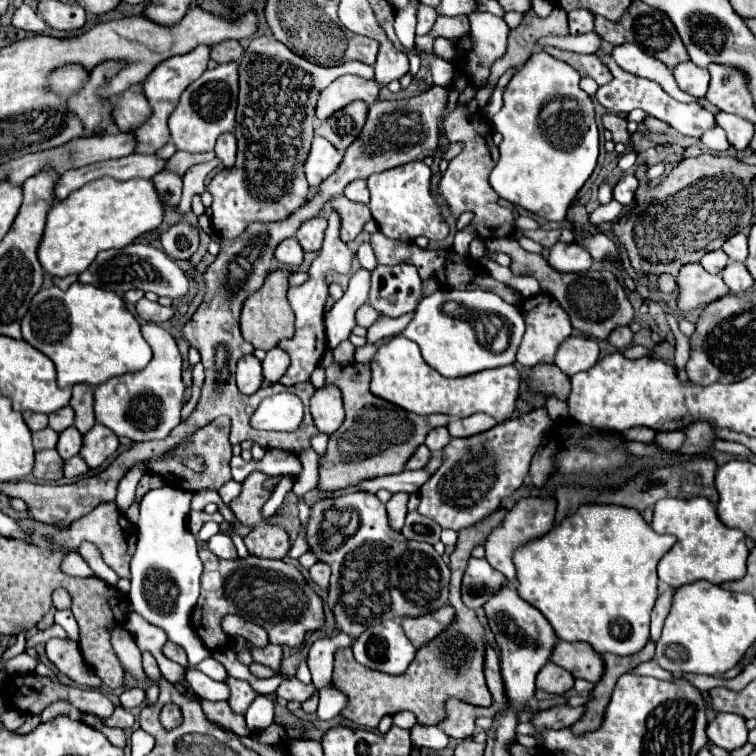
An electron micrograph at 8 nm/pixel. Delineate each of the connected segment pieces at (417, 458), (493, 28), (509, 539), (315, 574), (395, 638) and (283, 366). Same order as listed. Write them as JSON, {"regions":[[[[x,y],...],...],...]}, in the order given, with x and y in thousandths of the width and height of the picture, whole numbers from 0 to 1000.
{"regions":[[[[557,589],[557,591],[549,597],[549,602],[541,607],[538,620],[544,620],[544,623],[560,620],[560,618],[567,612],[567,607],[570,607],[570,597],[567,597],[562,589]]],[[[639,15],[620,17],[620,30],[628,52],[628,70],[615,75],[612,97],[620,104],[628,104],[631,115],[639,115],[647,102],[647,89],[668,70],[673,36],[663,22]]],[[[697,657],[697,660],[687,660],[679,673],[668,681],[665,692],[649,702],[649,708],[644,710],[642,718],[642,729],[644,729],[644,742],[649,745],[649,750],[655,750],[657,755],[663,755],[679,774],[681,774],[681,747],[679,747],[679,729],[687,721],[694,721],[702,713],[710,713],[716,708],[721,708],[724,702],[729,702],[731,692],[734,692],[734,671],[737,663],[731,657]]],[[[417,745],[417,747],[409,753],[409,758],[411,758],[414,769],[417,769],[422,776],[427,776],[427,779],[433,779],[433,776],[435,776],[438,750],[435,750],[433,745]]],[[[507,821],[485,829],[467,853],[467,866],[478,880],[515,893],[536,890],[549,864],[552,858],[522,821]]],[[[361,459],[358,464],[353,464],[353,472],[348,475],[348,499],[356,507],[366,507],[380,491],[380,485],[382,485],[382,470],[372,459]]]]}

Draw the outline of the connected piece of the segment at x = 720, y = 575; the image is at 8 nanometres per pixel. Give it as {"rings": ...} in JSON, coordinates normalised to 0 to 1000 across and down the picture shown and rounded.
{"rings":[[[933,657],[917,660],[874,660],[866,668],[866,681],[861,697],[869,705],[888,705],[896,710],[896,718],[885,731],[872,742],[872,766],[888,776],[903,776],[919,769],[938,769],[954,774],[959,769],[972,769],[985,761],[985,742],[991,726],[985,721],[985,705],[972,697],[959,697],[943,665]]]}

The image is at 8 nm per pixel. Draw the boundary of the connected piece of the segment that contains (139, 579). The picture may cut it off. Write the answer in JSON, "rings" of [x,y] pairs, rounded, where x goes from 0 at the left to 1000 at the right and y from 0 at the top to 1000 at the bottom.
{"rings":[[[218,642],[197,649],[185,664],[181,689],[181,729],[173,739],[173,782],[171,792],[197,824],[221,835],[224,845],[239,853],[250,866],[250,882],[279,866],[253,829],[253,808],[263,790],[263,763],[269,758],[266,739],[261,734],[258,708],[247,697],[255,652],[237,644]]]}

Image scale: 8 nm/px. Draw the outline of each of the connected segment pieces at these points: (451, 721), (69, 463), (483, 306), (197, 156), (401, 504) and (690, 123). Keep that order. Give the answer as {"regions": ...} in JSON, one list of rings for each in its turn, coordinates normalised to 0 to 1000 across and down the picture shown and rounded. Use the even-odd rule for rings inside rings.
{"regions":[[[[594,925],[591,927],[591,951],[581,959],[589,964],[589,970],[594,975],[602,978],[618,978],[626,975],[626,964],[628,964],[628,954],[631,948],[655,948],[657,940],[663,940],[663,935],[626,935],[618,930],[610,930],[604,925]]],[[[99,602],[99,604],[89,607],[83,620],[86,620],[86,631],[89,631],[89,634],[99,634],[99,631],[107,631],[107,628],[112,628],[112,626],[118,623],[115,612],[112,612],[112,610],[110,610],[104,602]]],[[[578,382],[575,388],[557,396],[544,427],[533,438],[533,443],[538,448],[544,448],[554,456],[562,480],[567,485],[573,485],[575,491],[581,491],[586,499],[615,499],[623,493],[634,493],[639,488],[655,488],[655,485],[681,480],[681,467],[687,462],[692,440],[694,440],[694,425],[692,425],[687,406],[668,401],[660,390],[655,390],[649,385],[639,385],[639,382],[628,382],[628,385]],[[591,409],[618,409],[623,417],[628,417],[628,414],[647,414],[647,419],[657,417],[660,419],[657,425],[663,425],[663,433],[665,433],[663,438],[671,438],[668,459],[663,459],[660,467],[649,464],[649,459],[647,462],[639,459],[631,451],[626,425],[610,422],[610,419],[594,414]]],[[[234,200],[224,216],[221,216],[221,226],[229,226],[234,231],[245,231],[245,226],[261,216],[269,216],[269,213],[279,213],[284,208],[282,200],[274,200],[274,202],[250,202],[250,200]]],[[[520,652],[520,657],[512,665],[512,681],[515,681],[515,694],[522,702],[530,702],[536,681],[538,681],[538,663],[541,663],[541,652]]],[[[790,67],[787,73],[798,81],[798,86],[800,86],[800,89],[808,94],[808,99],[811,99],[808,110],[792,115],[790,123],[787,123],[787,134],[792,134],[803,147],[816,149],[816,152],[829,152],[829,149],[837,147],[837,144],[851,144],[851,147],[856,147],[858,152],[864,152],[866,157],[888,165],[888,168],[896,171],[898,176],[911,179],[911,181],[919,181],[919,184],[925,184],[933,173],[938,173],[938,171],[946,165],[946,152],[938,149],[935,144],[930,144],[925,136],[898,136],[898,134],[888,131],[869,110],[864,110],[864,107],[858,107],[858,104],[840,102],[840,99],[824,94],[824,91],[808,78],[808,73],[803,73],[803,70],[798,70],[798,67]]]]}

